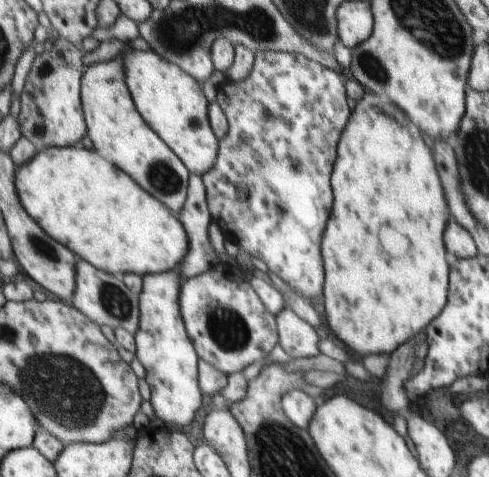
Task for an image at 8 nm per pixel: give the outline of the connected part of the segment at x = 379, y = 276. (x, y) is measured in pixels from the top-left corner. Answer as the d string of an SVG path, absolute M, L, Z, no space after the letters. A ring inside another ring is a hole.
M367 91L363 98L357 102L354 108L354 122L350 122L350 130L346 130L346 138L342 138L342 146L338 146L338 170L334 170L334 194L338 194L338 206L334 206L334 218L330 218L330 226L326 228L326 238L321 242L321 254L326 264L326 294L324 294L324 312L332 332L356 354L360 356L369 354L391 354L406 341L412 340L421 330L429 326L446 304L446 292L449 292L449 274L452 266L446 262L446 248L442 234L446 230L448 218L452 212L448 212L446 196L442 182L438 178L436 162L432 158L430 148L426 146L420 129L414 124L406 112L400 110L388 94L374 94Z

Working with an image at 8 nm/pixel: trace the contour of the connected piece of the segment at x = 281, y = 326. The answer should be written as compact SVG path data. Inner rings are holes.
M289 305L282 309L277 316L278 334L281 334L279 342L292 358L318 356L318 342L320 336L316 329L308 322L304 322Z

